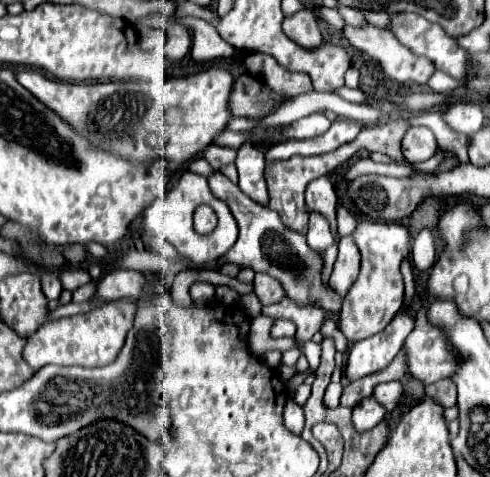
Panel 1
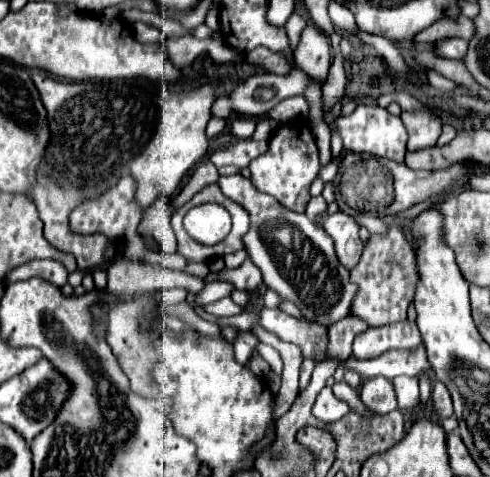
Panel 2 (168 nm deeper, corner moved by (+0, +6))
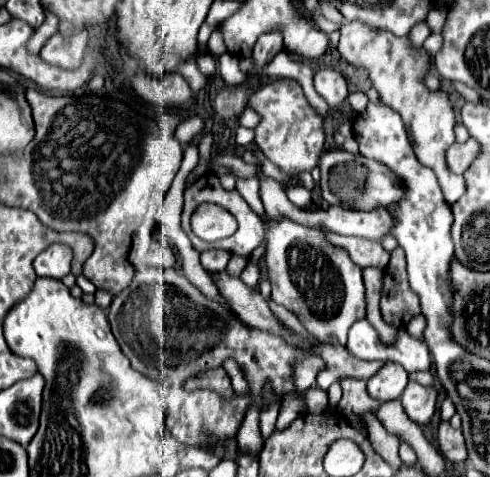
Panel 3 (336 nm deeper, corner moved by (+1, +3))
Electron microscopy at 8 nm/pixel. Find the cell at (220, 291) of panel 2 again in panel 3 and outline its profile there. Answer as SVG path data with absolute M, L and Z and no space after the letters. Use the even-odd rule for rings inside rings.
M248 263L246 269L242 271L240 279L242 279L248 287L258 287L258 283L260 283L260 265L258 265L258 263Z

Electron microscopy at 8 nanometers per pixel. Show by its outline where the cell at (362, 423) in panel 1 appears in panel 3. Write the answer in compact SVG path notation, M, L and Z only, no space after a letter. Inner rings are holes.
M384 361L384 365L380 367L380 373L368 379L368 393L370 397L380 401L398 399L406 383L408 383L406 369L396 361Z

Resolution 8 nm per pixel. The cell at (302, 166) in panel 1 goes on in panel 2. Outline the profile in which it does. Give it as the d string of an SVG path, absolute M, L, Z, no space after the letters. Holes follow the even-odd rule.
M283 124L279 126L271 140L265 154L255 158L249 164L251 170L251 182L257 190L263 190L265 194L271 194L277 198L285 208L297 210L299 214L305 212L309 202L309 186L319 174L319 150L315 144L315 136L309 126L297 126L297 124Z

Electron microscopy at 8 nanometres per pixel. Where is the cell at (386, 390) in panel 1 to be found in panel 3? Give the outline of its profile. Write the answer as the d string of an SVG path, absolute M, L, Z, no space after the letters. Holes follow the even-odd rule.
M410 381L400 399L408 417L420 425L430 423L438 411L438 389L434 385L420 385Z

